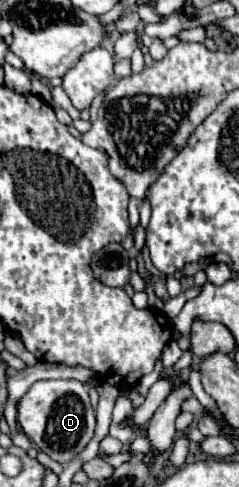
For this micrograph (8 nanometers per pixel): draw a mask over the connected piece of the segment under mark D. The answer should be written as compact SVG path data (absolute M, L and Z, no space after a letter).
M75 379L35 381L17 405L17 423L33 445L57 463L65 465L79 455L95 433L95 409L89 401L87 387Z

